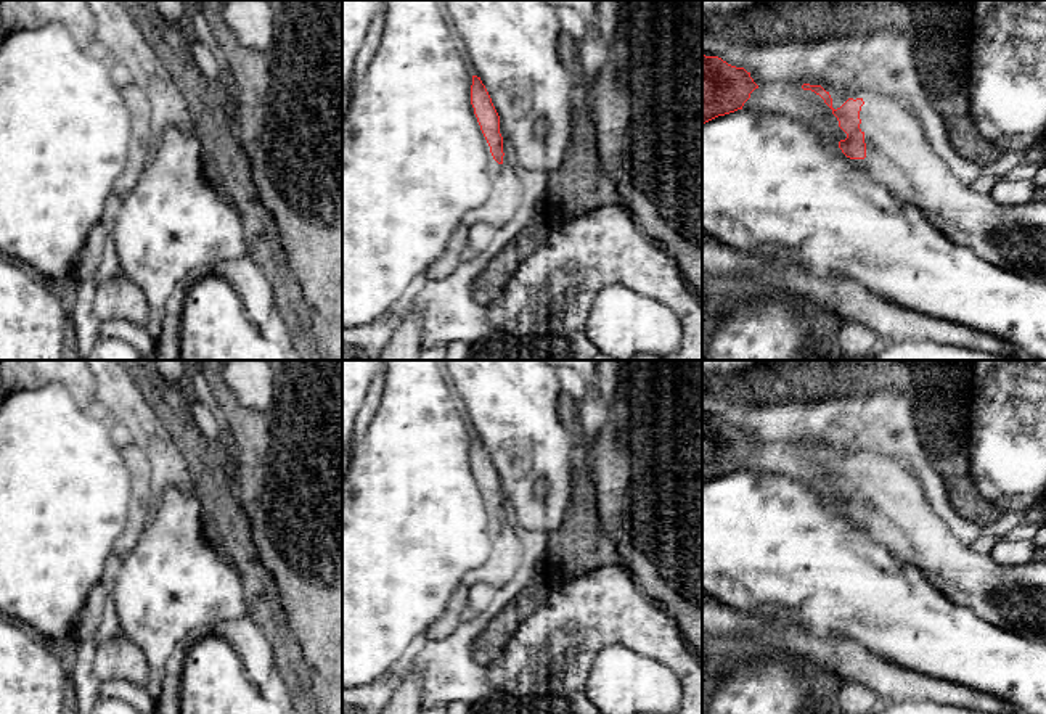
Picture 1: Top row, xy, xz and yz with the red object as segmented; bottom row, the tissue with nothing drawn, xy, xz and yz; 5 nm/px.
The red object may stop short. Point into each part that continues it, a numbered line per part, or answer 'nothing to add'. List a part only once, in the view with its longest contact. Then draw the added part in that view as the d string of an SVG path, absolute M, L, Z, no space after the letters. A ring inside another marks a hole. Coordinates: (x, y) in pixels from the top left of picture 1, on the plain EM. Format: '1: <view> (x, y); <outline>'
1: yz (898, 517); M881 463L874 466L871 481L863 476L860 489L869 495L864 532L892 556L914 564L951 603L969 608L988 624L1046 643L1046 561L1033 558L1019 566L1003 566L991 555L962 545L934 513L919 482L897 474L898 468L897 463Z

